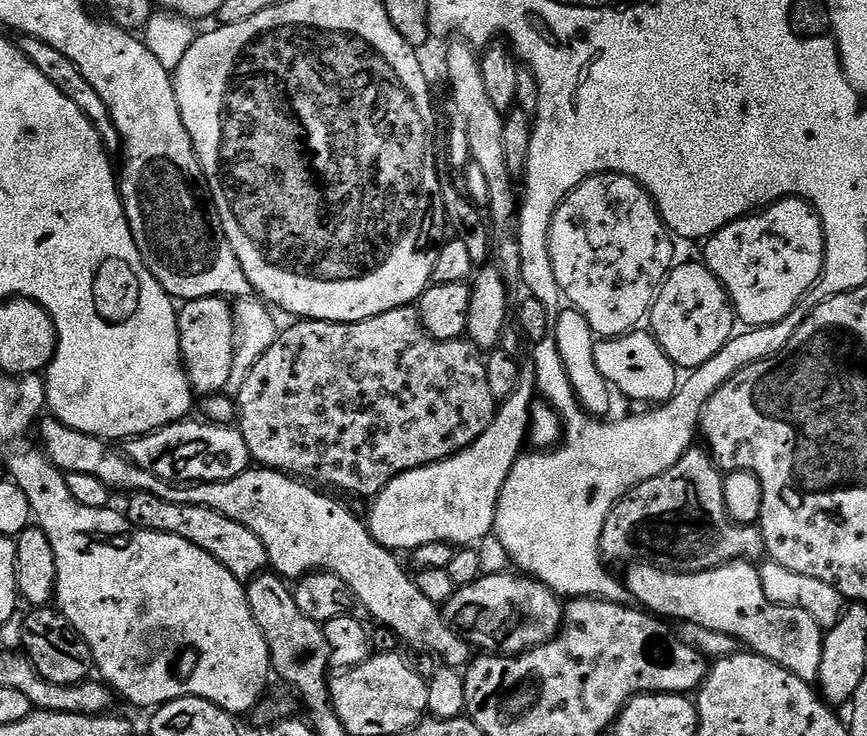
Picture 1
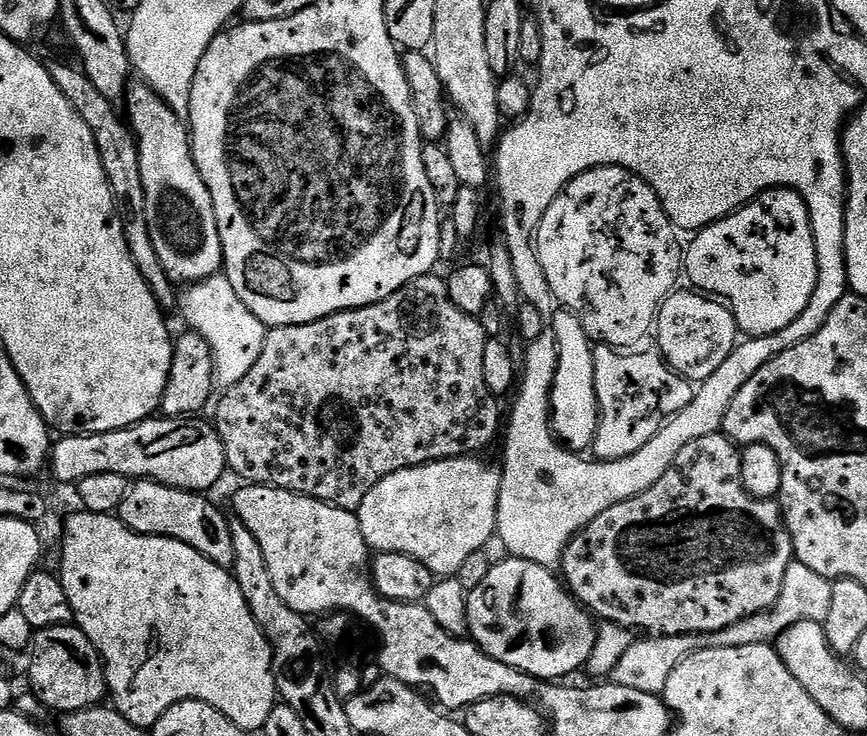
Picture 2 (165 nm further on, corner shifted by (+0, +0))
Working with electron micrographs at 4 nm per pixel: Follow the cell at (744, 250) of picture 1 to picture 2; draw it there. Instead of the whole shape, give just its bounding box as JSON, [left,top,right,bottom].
[682,194,818,337]

